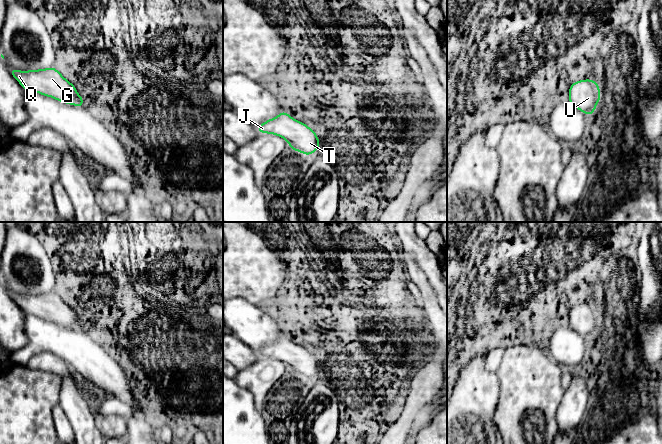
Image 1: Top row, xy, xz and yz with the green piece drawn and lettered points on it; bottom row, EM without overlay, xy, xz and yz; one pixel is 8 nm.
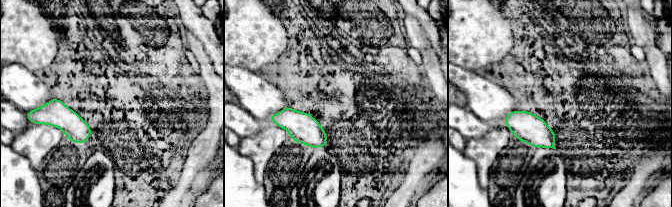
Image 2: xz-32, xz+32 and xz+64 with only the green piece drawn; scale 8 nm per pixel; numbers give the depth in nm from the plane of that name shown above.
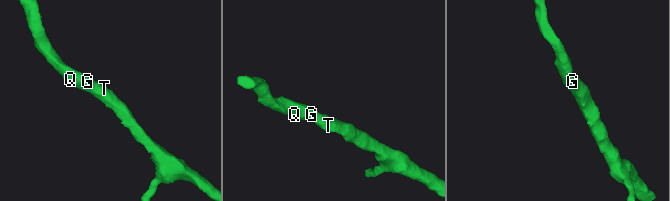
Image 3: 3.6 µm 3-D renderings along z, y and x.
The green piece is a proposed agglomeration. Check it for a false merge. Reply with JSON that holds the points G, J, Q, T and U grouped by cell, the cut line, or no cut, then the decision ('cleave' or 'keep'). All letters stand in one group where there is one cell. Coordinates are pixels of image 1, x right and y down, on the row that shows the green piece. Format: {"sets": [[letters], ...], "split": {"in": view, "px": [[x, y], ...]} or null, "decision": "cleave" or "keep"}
{"sets": [["G", "J", "Q", "T", "U"]], "split": null, "decision": "keep"}

